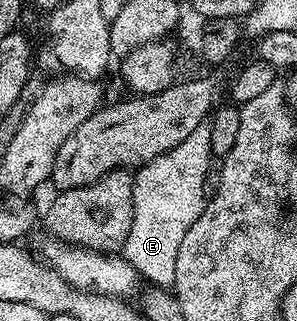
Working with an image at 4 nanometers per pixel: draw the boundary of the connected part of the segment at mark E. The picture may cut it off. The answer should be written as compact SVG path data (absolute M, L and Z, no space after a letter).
M204 123L193 131L186 139L181 139L173 151L165 151L165 155L157 155L157 159L146 165L138 166L131 186L133 187L133 227L129 231L129 239L125 239L121 255L139 272L153 287L174 286L177 275L177 250L189 232L189 227L197 223L204 205L209 200L209 185L207 189L207 172L211 169L213 158L209 147L209 124Z

